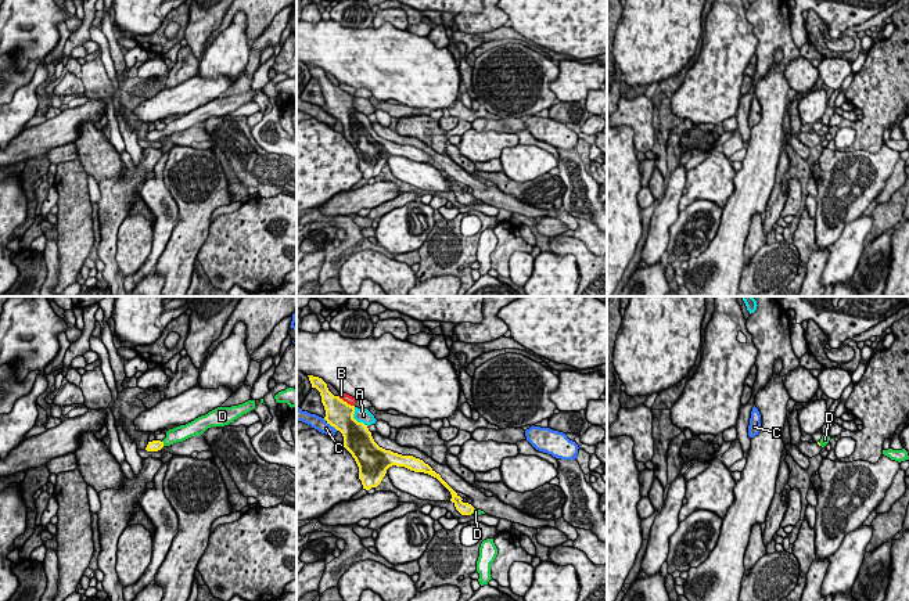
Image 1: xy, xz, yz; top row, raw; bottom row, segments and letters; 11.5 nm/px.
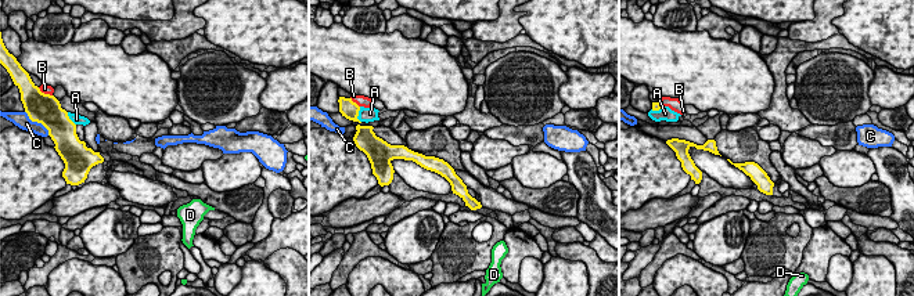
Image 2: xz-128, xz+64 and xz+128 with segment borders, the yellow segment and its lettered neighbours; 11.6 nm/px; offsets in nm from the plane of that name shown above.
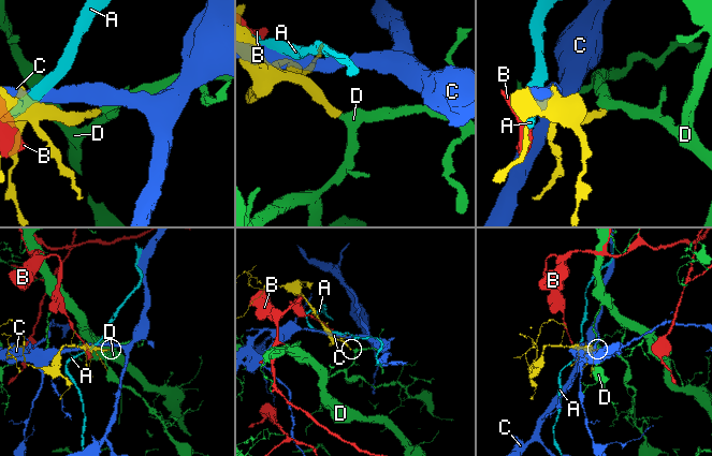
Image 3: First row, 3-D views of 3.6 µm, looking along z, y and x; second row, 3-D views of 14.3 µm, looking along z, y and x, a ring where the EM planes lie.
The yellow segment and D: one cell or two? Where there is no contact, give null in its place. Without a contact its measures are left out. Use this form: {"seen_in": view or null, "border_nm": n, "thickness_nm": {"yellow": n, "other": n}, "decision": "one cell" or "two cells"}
{"seen_in": "xy", "border_nm": 70, "thickness_nm": {"yellow": 130, "other": 190}, "decision": "one cell"}

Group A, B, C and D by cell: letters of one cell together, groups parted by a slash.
A / B / C / D

